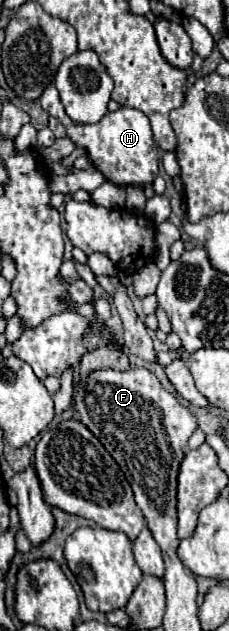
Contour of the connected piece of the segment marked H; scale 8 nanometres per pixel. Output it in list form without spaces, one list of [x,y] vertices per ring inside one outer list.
[[[48,85],[48,89],[44,89],[44,93],[40,95],[40,105],[52,117],[58,117],[64,123],[64,127],[68,129],[68,137],[72,141],[76,141],[78,147],[84,147],[88,151],[94,165],[104,173],[104,177],[110,183],[122,185],[122,187],[126,187],[126,185],[144,187],[144,185],[152,183],[154,177],[158,175],[158,147],[152,139],[150,121],[142,111],[132,109],[132,107],[120,107],[114,113],[106,113],[94,125],[76,125],[66,117],[54,85]]]

